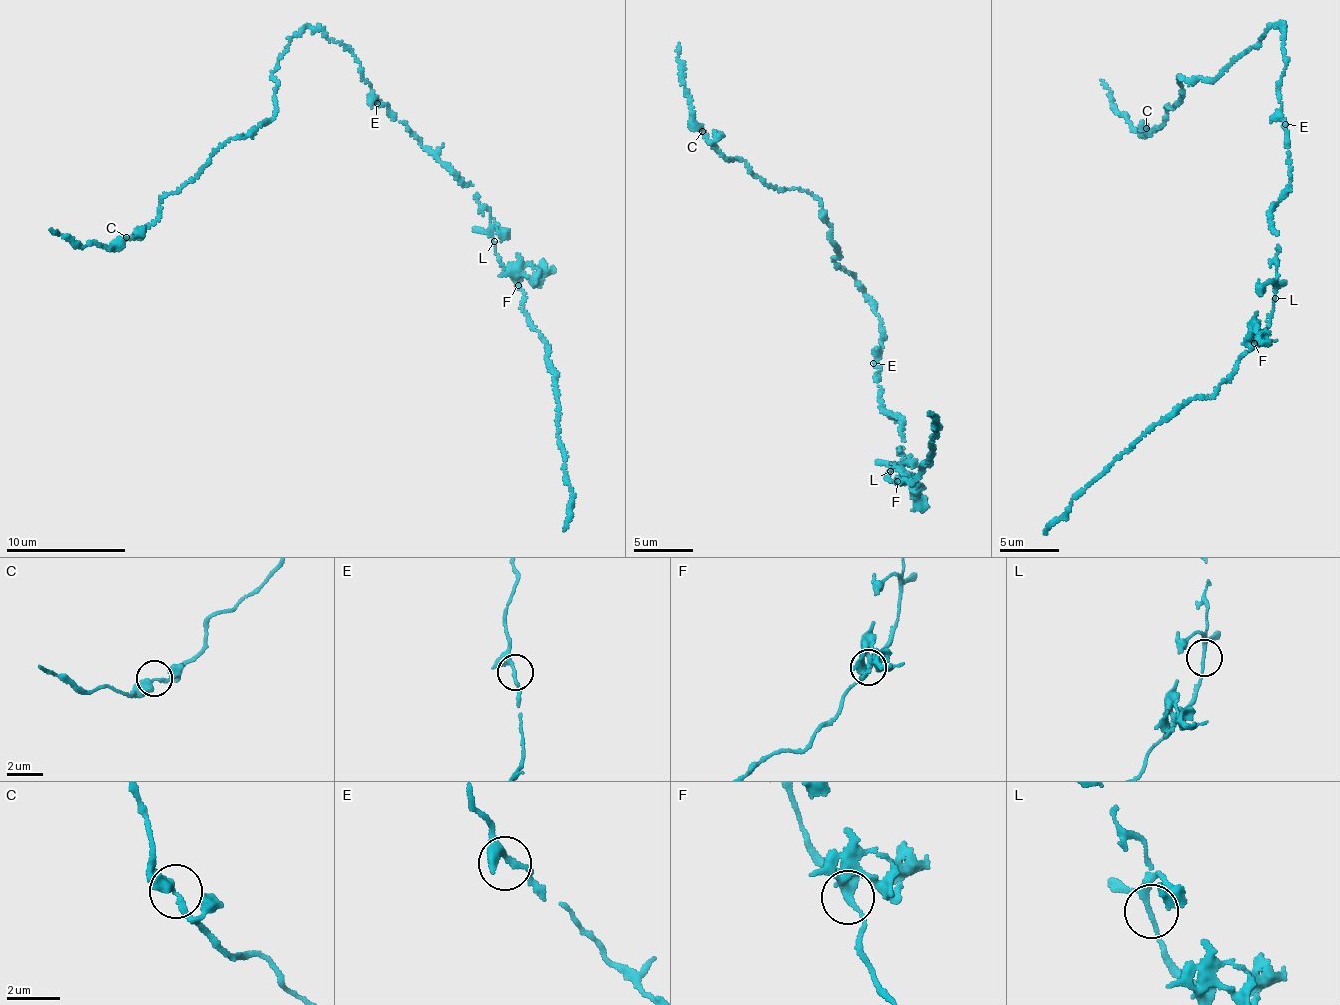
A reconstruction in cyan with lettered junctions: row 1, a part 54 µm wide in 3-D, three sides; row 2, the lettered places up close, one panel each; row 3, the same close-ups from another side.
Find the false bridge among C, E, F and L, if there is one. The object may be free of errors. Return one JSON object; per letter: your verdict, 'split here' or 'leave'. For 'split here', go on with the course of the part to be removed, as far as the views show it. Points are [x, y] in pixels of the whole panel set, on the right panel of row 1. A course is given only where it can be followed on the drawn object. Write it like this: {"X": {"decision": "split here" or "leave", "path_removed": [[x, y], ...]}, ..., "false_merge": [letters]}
{"C": {"decision": "leave"}, "E": {"decision": "leave"}, "F": {"decision": "split here", "path_removed": [[1253, 343], [1253, 332], [1257, 327], [1261, 341], [1270, 341]]}, "L": {"decision": "leave"}, "false_merge": ["F"]}

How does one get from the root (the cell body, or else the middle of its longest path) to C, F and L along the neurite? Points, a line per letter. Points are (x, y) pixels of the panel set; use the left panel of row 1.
C: (379, 101), (353, 52), (305, 28), (272, 72), (272, 118), (225, 145), (126, 237)
F: (379, 101), (411, 136), (434, 152), (460, 180), (473, 185), (477, 202), (490, 213), (495, 254), (518, 286)
L: (379, 101), (411, 136), (434, 152), (460, 180), (473, 185), (477, 202), (490, 213), (493, 242)

